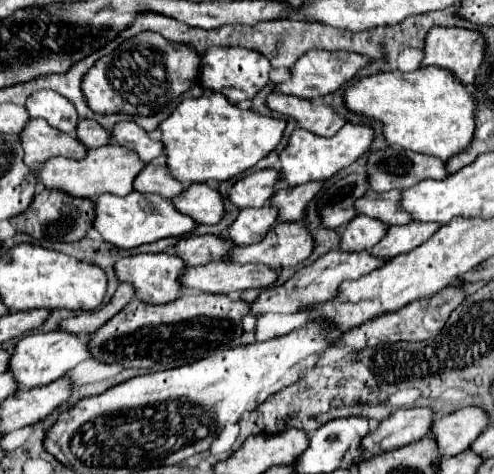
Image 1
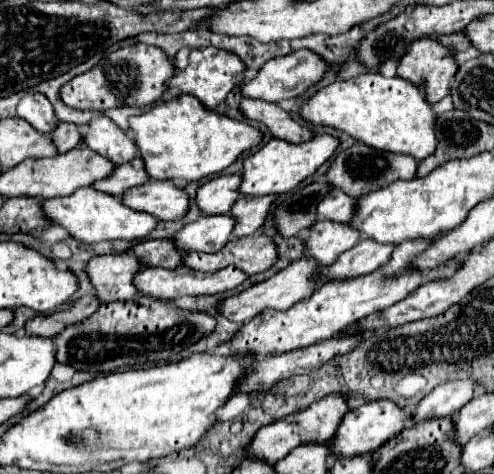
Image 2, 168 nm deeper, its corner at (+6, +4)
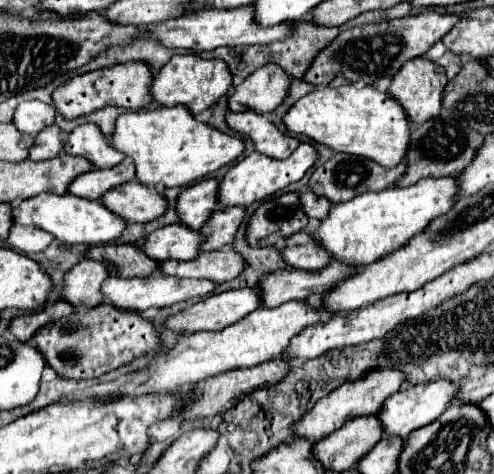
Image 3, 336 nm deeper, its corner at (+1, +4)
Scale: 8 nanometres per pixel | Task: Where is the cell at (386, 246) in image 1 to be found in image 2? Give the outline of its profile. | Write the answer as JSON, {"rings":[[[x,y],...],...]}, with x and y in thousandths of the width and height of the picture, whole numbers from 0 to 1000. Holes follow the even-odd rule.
{"rings":[[[733,504],[713,525],[696,530],[668,563],[652,568],[652,589],[696,589],[696,584],[729,584],[753,576],[769,559],[789,551],[798,517],[773,517],[757,504]]]}

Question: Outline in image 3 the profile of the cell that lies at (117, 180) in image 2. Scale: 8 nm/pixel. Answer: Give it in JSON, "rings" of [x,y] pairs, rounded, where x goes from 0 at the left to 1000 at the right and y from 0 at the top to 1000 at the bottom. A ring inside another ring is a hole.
{"rings":[[[249,340],[233,352],[221,357],[184,357],[180,365],[160,369],[152,382],[140,390],[140,407],[172,420],[200,420],[217,399],[237,395],[253,382],[269,378],[269,344]]]}

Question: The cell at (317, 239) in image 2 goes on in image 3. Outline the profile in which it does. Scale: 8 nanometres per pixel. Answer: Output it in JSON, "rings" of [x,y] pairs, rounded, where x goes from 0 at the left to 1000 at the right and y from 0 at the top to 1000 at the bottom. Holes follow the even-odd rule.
{"rings":[[[601,492],[577,508],[577,517],[565,525],[569,546],[593,563],[593,568],[613,568],[613,572],[646,572],[650,563],[662,563],[670,551],[634,517],[634,500],[626,492]]]}

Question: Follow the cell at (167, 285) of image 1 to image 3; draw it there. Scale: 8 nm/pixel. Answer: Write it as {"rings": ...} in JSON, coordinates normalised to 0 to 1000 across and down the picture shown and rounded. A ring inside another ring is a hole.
{"rings":[[[164,546],[152,563],[144,563],[128,584],[123,631],[144,639],[148,648],[192,648],[204,639],[204,593],[217,589],[217,568],[200,551]]]}

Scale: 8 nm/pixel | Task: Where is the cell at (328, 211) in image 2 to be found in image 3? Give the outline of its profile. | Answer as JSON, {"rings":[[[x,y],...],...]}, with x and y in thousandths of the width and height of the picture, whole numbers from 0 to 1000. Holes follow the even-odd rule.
{"rings":[[[609,403],[605,424],[609,424],[609,437],[621,458],[650,462],[650,458],[658,458],[658,449],[666,449],[670,428],[658,424],[658,416],[642,416],[634,403]]]}

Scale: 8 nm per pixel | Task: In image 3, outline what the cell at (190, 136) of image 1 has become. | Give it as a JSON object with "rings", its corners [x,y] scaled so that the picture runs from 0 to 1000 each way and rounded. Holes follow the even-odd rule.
{"rings":[[[370,222],[285,230],[241,243],[225,285],[225,306],[269,340],[273,378],[298,395],[322,386],[334,395],[379,395],[395,386],[395,378],[472,344],[496,310],[484,289],[443,281],[419,259],[395,255]]]}

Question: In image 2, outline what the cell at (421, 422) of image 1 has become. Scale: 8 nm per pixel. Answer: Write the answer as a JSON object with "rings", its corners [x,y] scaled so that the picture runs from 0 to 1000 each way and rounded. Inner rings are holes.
{"rings":[[[907,804],[887,812],[874,829],[866,829],[838,863],[834,863],[834,888],[862,888],[883,880],[907,880],[931,863],[931,854],[943,854],[960,833],[964,808],[943,804]]]}

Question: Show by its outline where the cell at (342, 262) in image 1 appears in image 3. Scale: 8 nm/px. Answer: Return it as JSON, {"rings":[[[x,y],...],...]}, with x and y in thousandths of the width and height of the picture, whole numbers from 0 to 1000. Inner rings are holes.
{"rings":[[[468,610],[443,622],[427,622],[354,665],[346,665],[330,686],[362,703],[399,698],[443,698],[460,686],[480,681],[512,652],[524,652],[528,635],[520,610]]]}

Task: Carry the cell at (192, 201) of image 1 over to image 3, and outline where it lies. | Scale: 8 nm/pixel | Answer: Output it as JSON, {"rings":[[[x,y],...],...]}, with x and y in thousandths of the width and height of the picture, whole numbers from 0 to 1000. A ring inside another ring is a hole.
{"rings":[[[257,382],[209,407],[204,428],[257,470],[302,470],[334,449],[338,424],[314,399]]]}

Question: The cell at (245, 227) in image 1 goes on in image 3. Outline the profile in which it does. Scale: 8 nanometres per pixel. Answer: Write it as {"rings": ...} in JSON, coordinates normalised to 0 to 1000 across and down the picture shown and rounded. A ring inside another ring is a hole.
{"rings":[[[338,475],[322,479],[318,487],[302,492],[281,517],[281,525],[314,546],[314,551],[338,551],[338,546],[391,546],[403,538],[407,496],[403,487],[374,483],[374,475]]]}

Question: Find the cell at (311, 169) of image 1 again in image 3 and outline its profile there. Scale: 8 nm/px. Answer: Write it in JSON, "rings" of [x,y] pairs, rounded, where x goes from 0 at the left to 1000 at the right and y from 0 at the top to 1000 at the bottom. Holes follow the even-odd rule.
{"rings":[[[609,302],[577,340],[553,340],[536,327],[524,323],[508,323],[496,335],[488,335],[484,344],[476,344],[455,373],[447,378],[447,395],[439,403],[439,424],[447,432],[472,432],[472,437],[500,437],[516,424],[528,424],[536,411],[549,411],[565,399],[577,399],[581,390],[605,382],[626,352],[634,352],[634,344],[642,340],[642,319],[626,306],[626,302]]]}

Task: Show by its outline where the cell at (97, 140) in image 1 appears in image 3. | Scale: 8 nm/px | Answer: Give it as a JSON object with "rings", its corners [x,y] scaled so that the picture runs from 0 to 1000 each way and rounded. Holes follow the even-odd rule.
{"rings":[[[111,264],[91,268],[91,272],[83,272],[83,281],[75,281],[71,302],[59,314],[59,335],[63,340],[87,340],[87,335],[115,331],[123,323],[123,306],[128,306],[123,272]]]}

